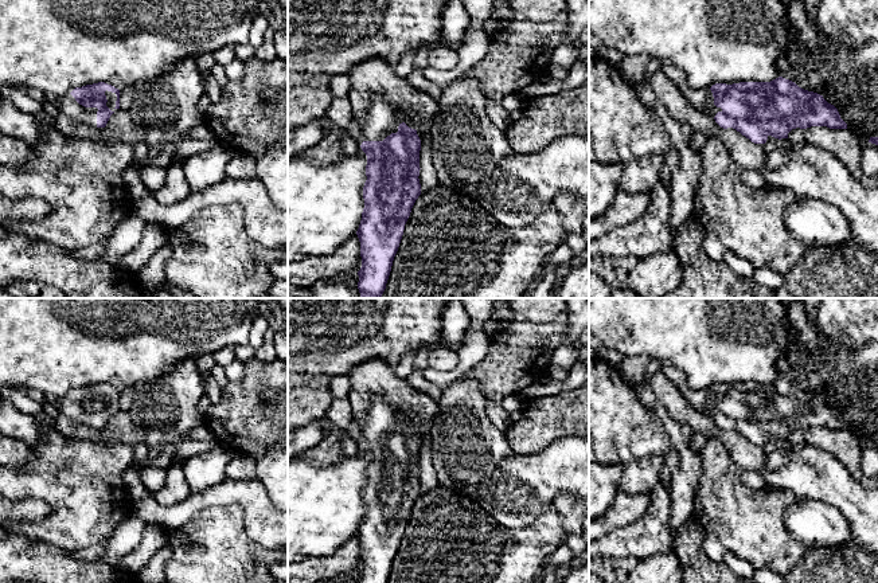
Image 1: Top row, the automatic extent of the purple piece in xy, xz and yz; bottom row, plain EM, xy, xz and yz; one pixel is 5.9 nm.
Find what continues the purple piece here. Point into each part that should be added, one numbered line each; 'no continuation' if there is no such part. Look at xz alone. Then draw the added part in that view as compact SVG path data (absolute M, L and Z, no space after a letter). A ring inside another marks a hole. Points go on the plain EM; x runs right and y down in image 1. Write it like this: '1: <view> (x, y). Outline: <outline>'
1: xz (382, 419). Outline: M374 394L367 411L366 424L362 429L363 439L364 442L383 442L391 434L397 434L402 423L415 430L414 423L409 422L385 399Z

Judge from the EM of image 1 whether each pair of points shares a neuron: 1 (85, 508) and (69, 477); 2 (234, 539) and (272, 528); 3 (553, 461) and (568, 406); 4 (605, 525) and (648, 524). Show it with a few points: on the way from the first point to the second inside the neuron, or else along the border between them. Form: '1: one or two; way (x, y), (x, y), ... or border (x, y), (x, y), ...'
1: one; way (85, 500), (85, 493), (77, 485)
2: two; border (238, 504), (244, 531), (273, 550)
3: two; border (574, 435), (564, 435), (543, 449), (531, 453)
4: two; border (648, 505), (639, 519), (615, 527), (603, 536)

